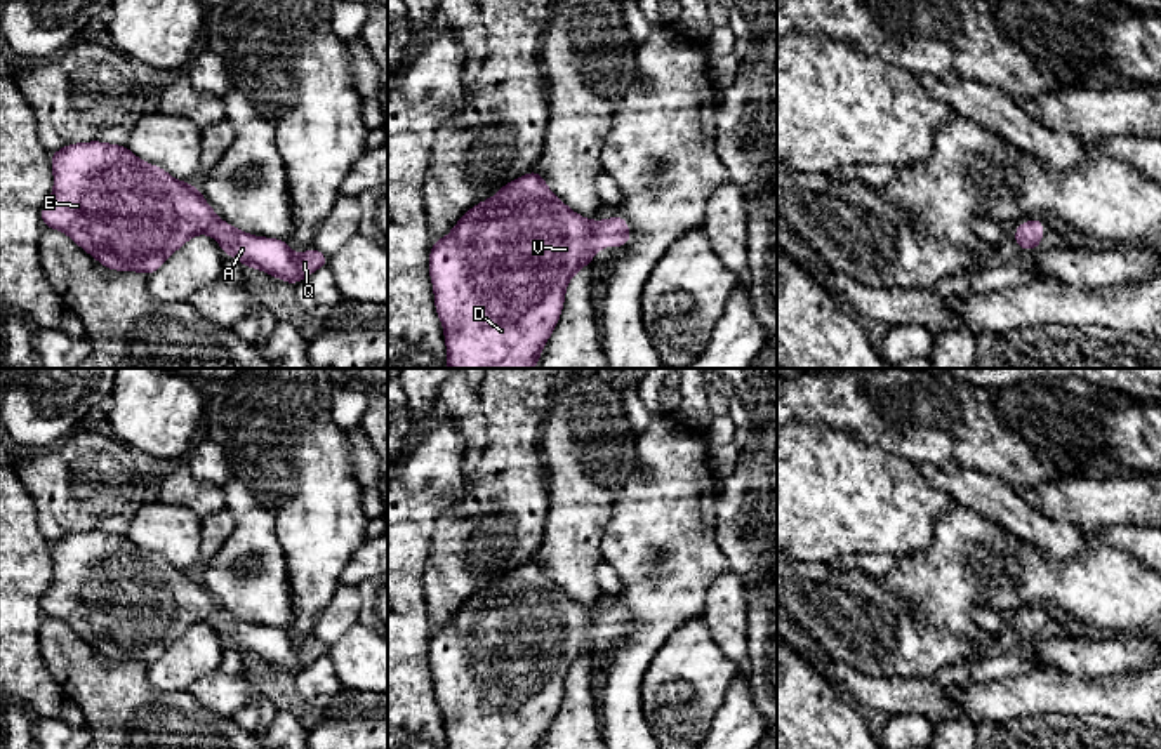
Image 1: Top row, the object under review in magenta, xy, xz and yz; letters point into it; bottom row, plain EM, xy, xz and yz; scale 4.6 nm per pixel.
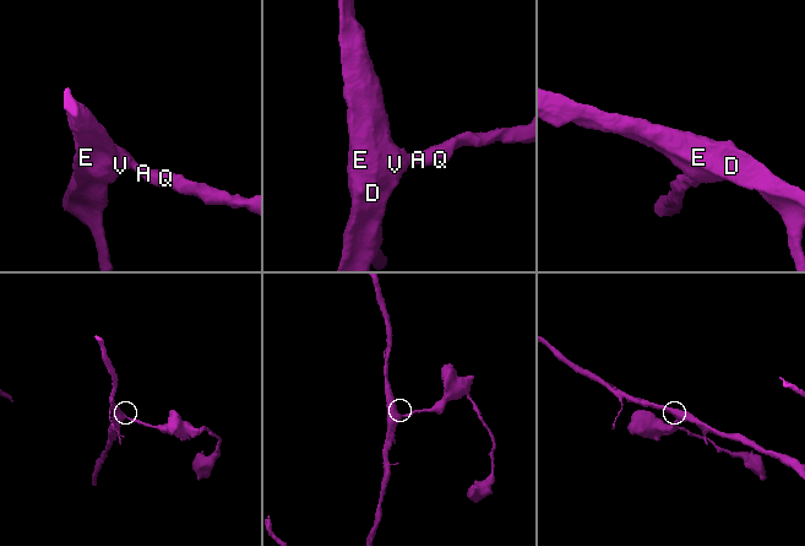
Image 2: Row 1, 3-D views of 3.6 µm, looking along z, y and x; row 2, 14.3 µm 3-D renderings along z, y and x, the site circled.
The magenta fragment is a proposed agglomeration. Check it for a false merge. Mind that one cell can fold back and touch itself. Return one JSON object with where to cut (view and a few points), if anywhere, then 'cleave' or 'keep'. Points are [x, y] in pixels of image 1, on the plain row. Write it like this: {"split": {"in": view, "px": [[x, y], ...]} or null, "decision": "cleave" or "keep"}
{"split": null, "decision": "keep"}

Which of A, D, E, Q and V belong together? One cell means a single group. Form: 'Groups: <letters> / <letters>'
Groups: A D E Q V

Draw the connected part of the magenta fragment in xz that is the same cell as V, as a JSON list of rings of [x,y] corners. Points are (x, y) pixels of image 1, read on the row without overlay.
[[[539,558],[506,572],[492,587],[473,594],[445,627],[433,629],[431,634],[428,657],[448,749],[539,749],[560,711],[572,666],[594,650],[600,638],[622,638],[629,631],[631,617],[622,605],[607,610],[582,606],[549,579]]]

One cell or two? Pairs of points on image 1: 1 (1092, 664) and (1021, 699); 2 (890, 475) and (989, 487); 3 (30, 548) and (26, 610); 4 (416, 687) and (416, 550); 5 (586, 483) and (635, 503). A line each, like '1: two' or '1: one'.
1: two
2: two
3: one
4: one
5: two

